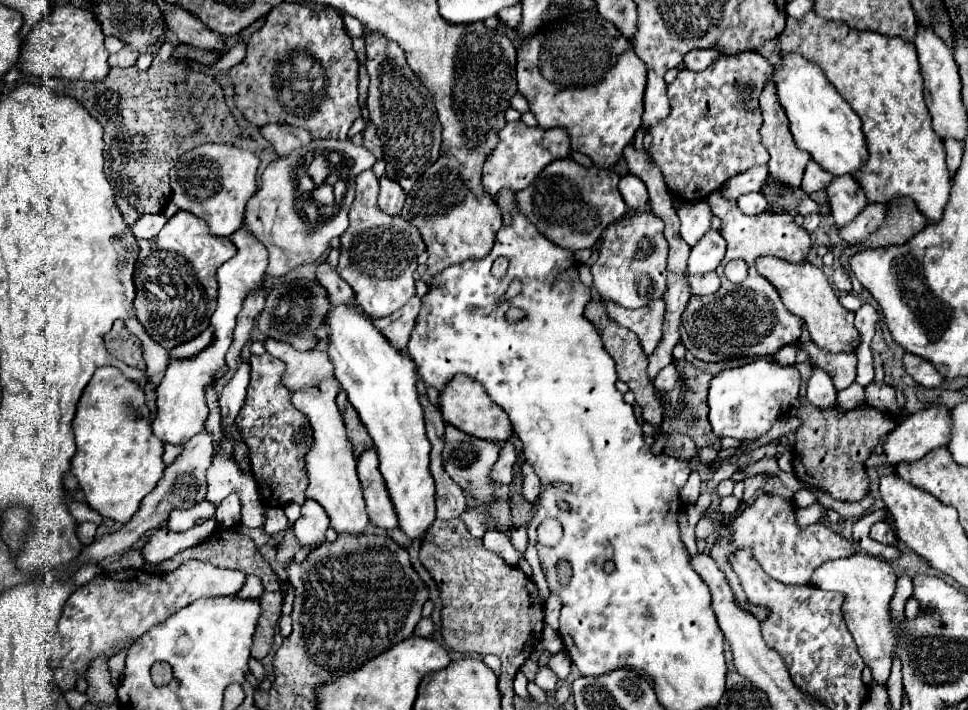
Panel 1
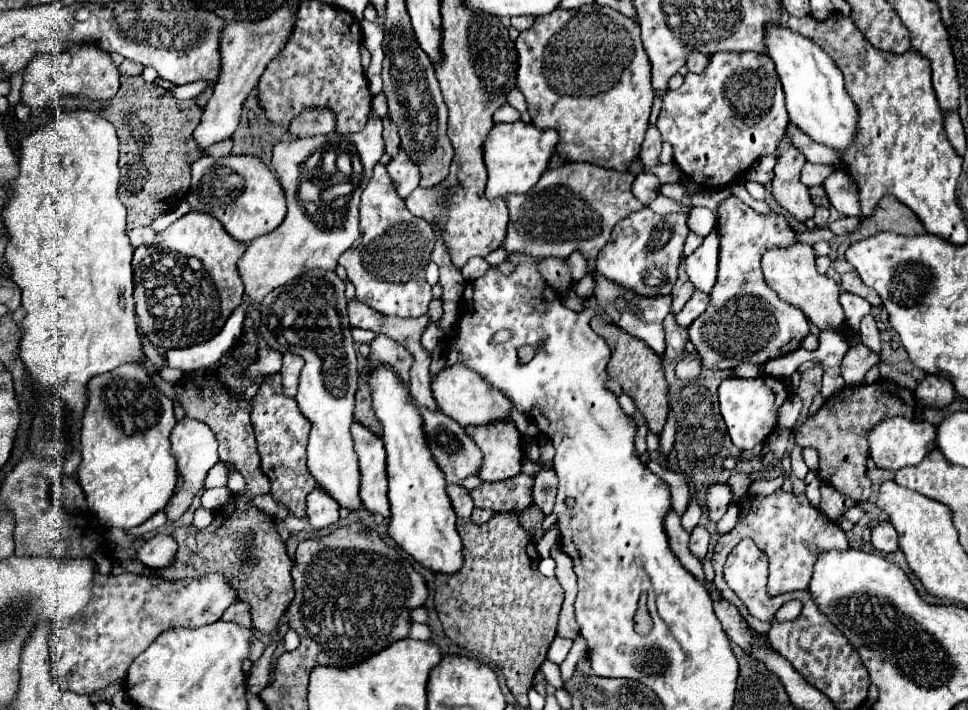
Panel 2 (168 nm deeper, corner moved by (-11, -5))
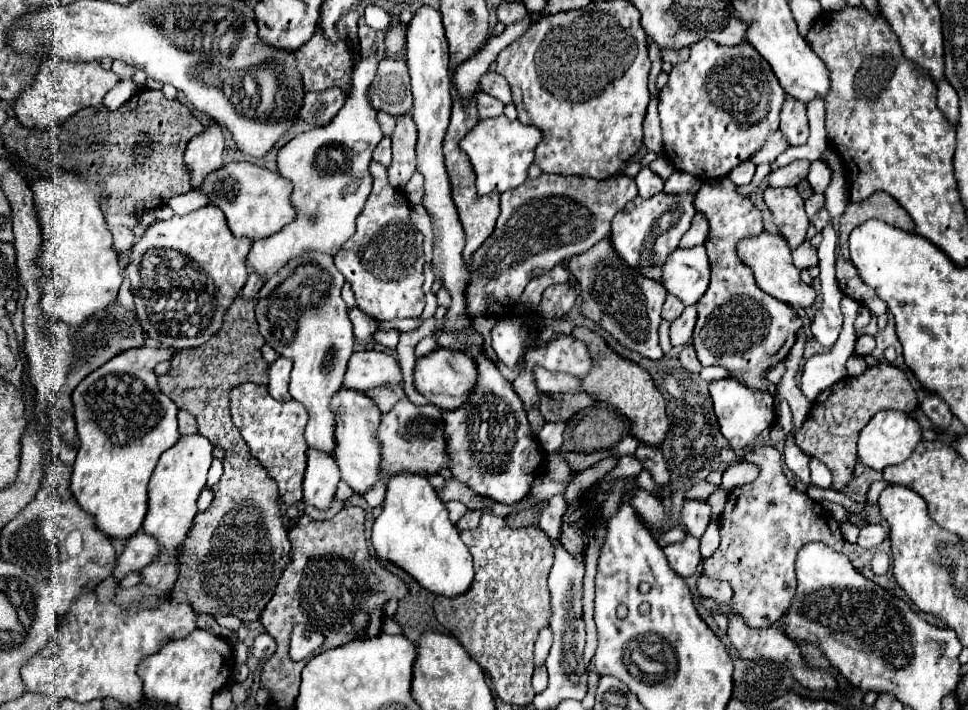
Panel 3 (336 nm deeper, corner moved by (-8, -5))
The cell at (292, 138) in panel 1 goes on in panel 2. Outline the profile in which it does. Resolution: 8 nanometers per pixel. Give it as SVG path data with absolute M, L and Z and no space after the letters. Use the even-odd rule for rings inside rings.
M326 109L322 111L306 111L300 113L290 129L288 129L296 139L302 137L316 137L316 135L328 135L334 131L334 115Z

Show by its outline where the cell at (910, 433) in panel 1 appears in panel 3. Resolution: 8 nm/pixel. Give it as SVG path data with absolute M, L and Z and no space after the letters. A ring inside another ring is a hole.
M881 411L881 413L873 415L871 421L867 423L867 427L859 433L857 455L863 465L881 471L889 465L903 463L919 441L921 441L921 431L919 431L919 425L915 419L911 419L909 415L905 415L901 411Z

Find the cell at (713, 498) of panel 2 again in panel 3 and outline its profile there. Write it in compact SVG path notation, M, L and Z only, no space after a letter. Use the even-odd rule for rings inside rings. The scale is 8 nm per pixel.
M685 501L681 507L681 521L685 525L687 535L701 539L709 525L711 507L705 501Z

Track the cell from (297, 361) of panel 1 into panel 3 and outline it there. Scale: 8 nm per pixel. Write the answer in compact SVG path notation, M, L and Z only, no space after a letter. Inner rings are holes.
M279 357L275 363L269 365L269 383L267 389L271 393L271 397L275 397L277 401L289 401L289 373L291 373L293 361Z

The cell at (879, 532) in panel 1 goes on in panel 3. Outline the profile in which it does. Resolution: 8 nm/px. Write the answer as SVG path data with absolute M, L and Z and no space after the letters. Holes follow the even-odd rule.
M865 525L865 527L861 527L861 531L859 531L857 545L859 545L859 547L865 547L865 549L873 549L873 547L877 547L885 537L887 537L887 533L885 533L885 529L883 529L881 525Z

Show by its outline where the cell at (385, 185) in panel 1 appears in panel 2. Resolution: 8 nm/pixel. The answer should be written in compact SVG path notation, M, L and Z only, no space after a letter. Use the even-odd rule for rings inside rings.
M402 149L388 163L388 175L394 183L394 189L396 189L398 197L402 197L402 199L406 199L414 191L414 187L418 187L418 181L420 181L418 167L410 161L410 157Z

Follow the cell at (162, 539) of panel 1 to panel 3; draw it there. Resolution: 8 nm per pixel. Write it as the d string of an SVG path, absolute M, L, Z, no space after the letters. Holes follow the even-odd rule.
M139 531L135 537L131 537L127 541L125 551L117 557L117 565L113 569L115 579L121 581L131 571L141 571L143 567L147 567L155 559L157 551L159 551L157 541L151 535Z

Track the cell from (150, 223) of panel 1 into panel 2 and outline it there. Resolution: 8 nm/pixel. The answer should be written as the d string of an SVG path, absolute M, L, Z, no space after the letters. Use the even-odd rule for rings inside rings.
M136 227L136 229L128 231L128 237L134 247L140 247L140 245L148 245L150 241L154 241L156 231L152 227Z

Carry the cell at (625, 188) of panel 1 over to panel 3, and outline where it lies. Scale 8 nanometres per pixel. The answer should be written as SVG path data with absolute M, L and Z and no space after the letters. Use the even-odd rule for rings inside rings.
M649 167L639 171L639 175L635 177L635 183L639 187L639 197L643 199L649 199L651 195L663 191L663 185L665 185L665 181L657 173L653 173Z

